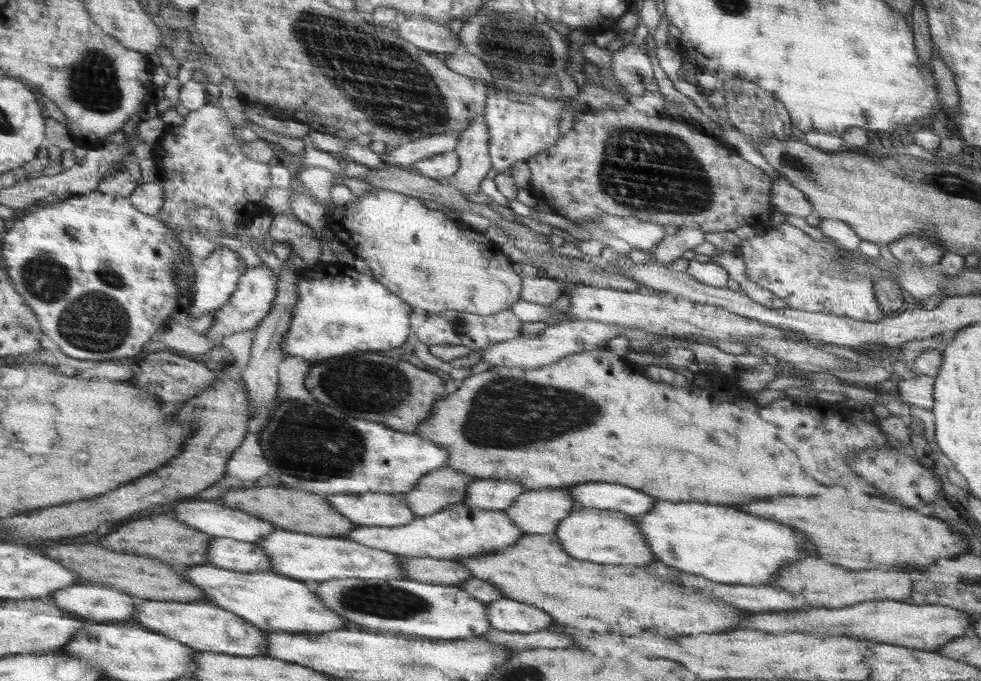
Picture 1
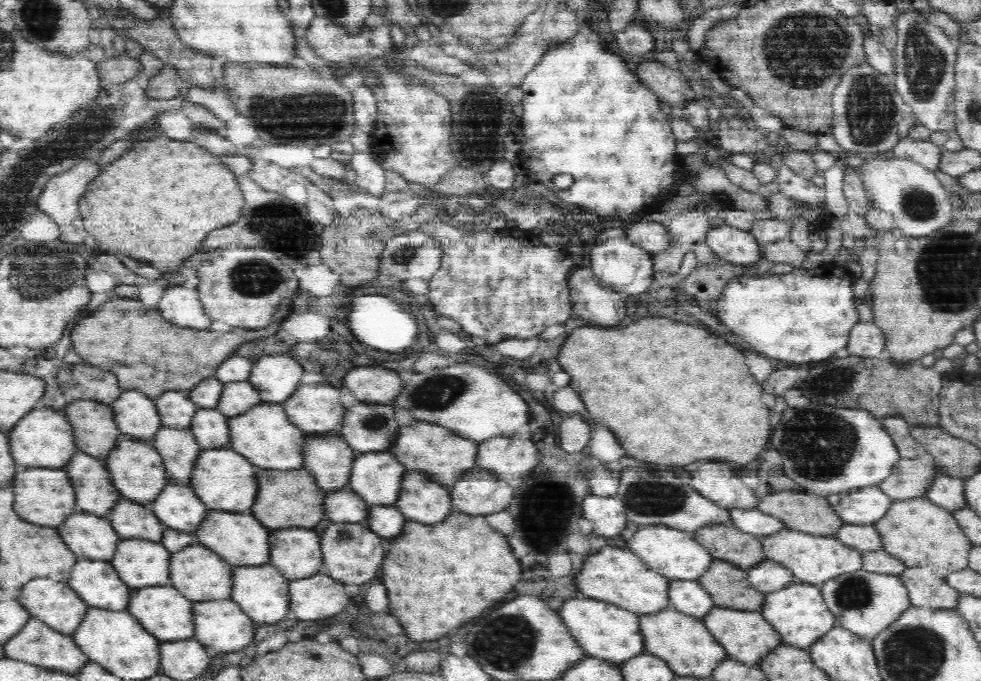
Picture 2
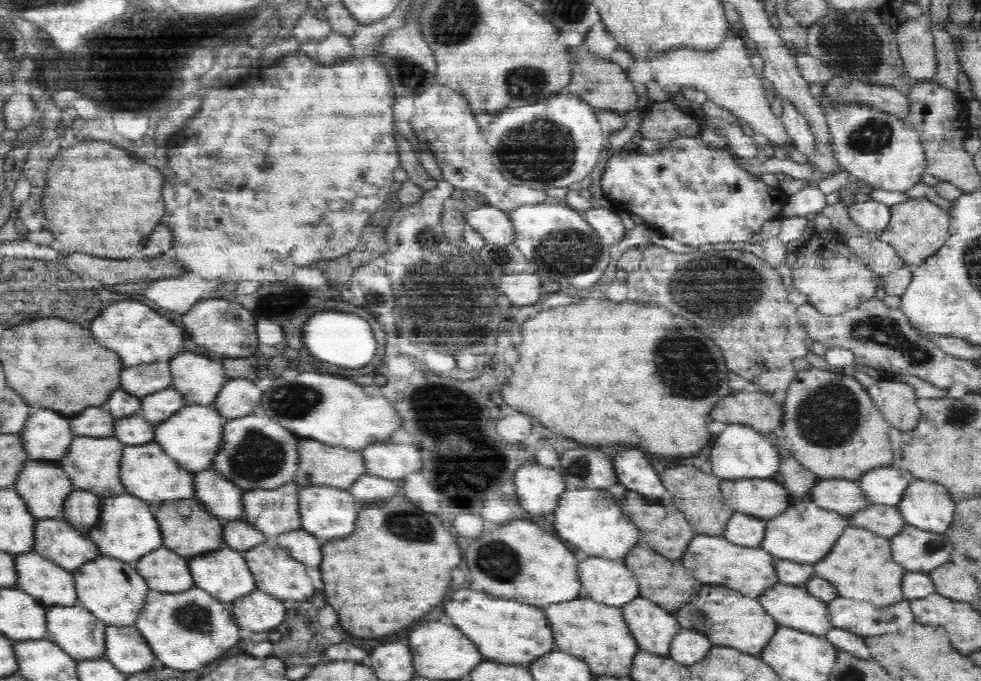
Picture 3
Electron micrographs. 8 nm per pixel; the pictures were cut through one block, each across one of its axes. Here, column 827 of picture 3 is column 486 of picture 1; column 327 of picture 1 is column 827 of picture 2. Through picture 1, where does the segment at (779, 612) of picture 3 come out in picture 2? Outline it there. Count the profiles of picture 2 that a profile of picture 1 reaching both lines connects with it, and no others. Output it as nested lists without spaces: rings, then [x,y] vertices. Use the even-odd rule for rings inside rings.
[[[860,569],[836,576],[820,584],[824,601],[837,620],[837,626],[871,640],[898,620],[911,607],[906,586],[899,575],[880,574]]]

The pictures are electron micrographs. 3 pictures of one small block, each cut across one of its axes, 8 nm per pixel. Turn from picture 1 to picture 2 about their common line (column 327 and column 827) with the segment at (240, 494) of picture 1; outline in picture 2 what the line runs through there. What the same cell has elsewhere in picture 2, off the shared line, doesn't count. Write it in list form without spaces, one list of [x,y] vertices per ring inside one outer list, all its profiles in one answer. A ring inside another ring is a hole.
[[[782,490],[776,494],[764,496],[759,500],[756,508],[770,516],[778,517],[784,522],[785,528],[803,533],[832,537],[840,528],[845,526],[827,497],[814,497],[814,495],[802,494],[796,490]]]

